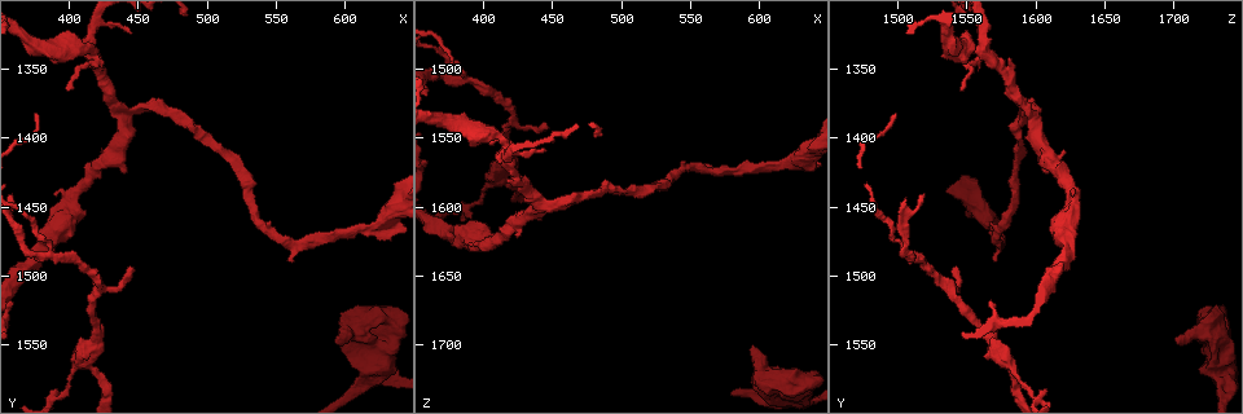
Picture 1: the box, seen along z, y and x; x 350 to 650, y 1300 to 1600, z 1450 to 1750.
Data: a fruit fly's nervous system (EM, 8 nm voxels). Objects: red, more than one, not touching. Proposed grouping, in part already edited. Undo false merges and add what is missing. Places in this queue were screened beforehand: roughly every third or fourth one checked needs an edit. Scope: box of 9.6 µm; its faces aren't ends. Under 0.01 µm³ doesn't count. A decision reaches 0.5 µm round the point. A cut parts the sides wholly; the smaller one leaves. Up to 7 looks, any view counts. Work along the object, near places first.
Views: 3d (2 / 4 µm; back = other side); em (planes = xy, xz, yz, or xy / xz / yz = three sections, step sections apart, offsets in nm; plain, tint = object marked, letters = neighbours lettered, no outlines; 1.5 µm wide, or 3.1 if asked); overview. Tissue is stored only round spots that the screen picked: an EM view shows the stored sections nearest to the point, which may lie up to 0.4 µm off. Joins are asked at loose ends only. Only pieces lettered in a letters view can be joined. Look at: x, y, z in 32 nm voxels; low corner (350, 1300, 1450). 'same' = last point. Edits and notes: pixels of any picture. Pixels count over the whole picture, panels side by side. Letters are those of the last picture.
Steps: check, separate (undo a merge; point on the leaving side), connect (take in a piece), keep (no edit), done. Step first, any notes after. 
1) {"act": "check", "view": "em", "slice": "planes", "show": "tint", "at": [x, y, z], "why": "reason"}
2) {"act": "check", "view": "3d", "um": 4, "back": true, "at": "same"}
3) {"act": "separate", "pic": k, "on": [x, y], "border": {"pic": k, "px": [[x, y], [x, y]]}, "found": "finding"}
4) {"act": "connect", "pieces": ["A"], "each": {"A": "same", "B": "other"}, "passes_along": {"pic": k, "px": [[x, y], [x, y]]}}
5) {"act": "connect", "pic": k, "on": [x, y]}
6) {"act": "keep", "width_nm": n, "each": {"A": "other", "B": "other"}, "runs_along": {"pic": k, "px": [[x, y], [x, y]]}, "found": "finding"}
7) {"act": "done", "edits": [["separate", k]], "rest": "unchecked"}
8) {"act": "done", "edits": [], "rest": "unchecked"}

{"act": "check", "view": "em", "slice": "planes", "show": "plain", "at": [608, 1520, 1730]}

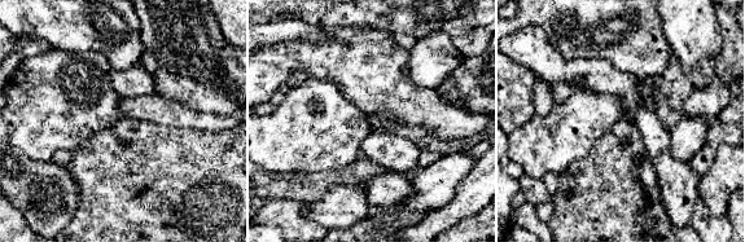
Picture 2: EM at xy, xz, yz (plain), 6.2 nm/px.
{"act": "check", "view": "em", "slice": "planes", "show": "letters", "at": "same"}

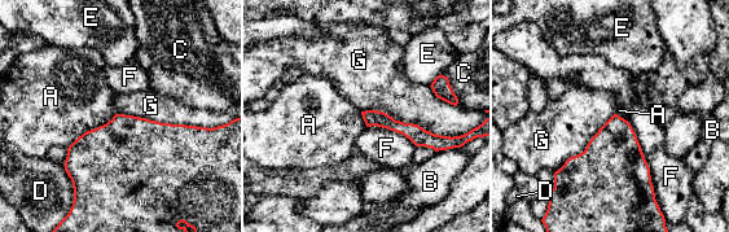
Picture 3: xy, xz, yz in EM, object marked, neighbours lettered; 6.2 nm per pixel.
{"act": "keep", "longest_contact_nm": ["G", 600], "each": {"A": "other", "B": "other", "C": "other", "D": "other", "E": "other", "F": "other", "G": "other"}, "border": {"pic": 3, "px": [[361, 110], [453, 136]]}, "found": "no lettered piece goes on from it"}

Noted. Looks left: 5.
{"act": "check", "view": "em", "slice": "xy", "step": 4, "show": "plain", "at": [410, 1558, 1570], "why": "calibre changes"}

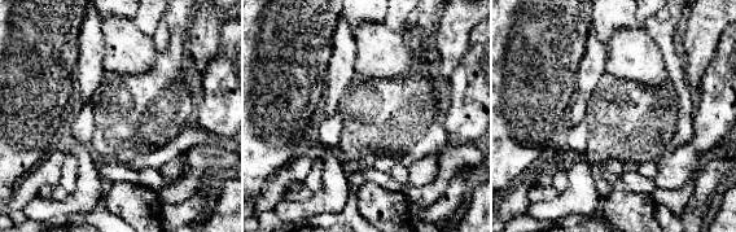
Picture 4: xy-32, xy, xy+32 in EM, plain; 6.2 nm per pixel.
{"act": "check", "view": "em", "slice": "xy", "step": 4, "show": "letters", "at": "same"}

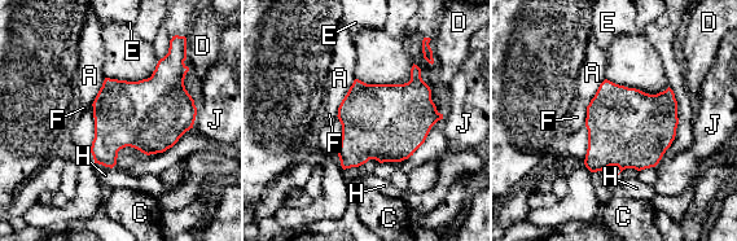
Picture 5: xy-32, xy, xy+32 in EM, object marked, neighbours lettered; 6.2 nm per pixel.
{"act": "keep", "each": {"A": "other", "C": "other", "D": "other", "E": "other", "F": "other", "H": "other", "J": "other"}, "border": {"pic": 5, "px": [[95, 162], [112, 169]]}, "found": "all the same cell"}

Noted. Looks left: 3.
{"act": "check", "view": "em", "slice": "xz", "step": 4, "show": "letters", "at": [448, 1494, 1542], "why": "thin end"}

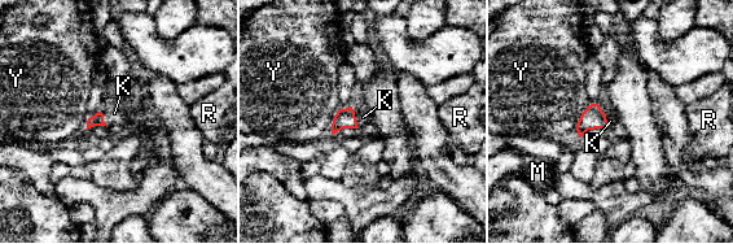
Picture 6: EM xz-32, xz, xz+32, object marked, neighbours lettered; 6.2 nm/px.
{"act": "check", "view": "em", "slice": "planes", "show": "letters", "at": "same", "why": "cut it another way"}

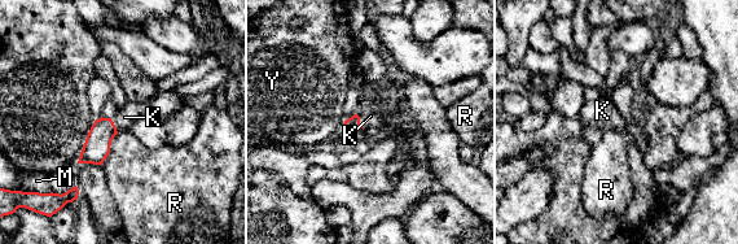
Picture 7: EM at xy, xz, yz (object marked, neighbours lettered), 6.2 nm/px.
{"act": "connect", "pieces": ["K"], "each": {"K": "same", "M": "other", "R": "other", "Y": "other"}, "passes_along": {"pic": 7, "px": [[354, 122], [359, 122], [370, 116]]}, "found": "it goes on there"}

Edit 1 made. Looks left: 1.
{"act": "done", "edits": [["connect", 7]], "rest": "unchecked"}

